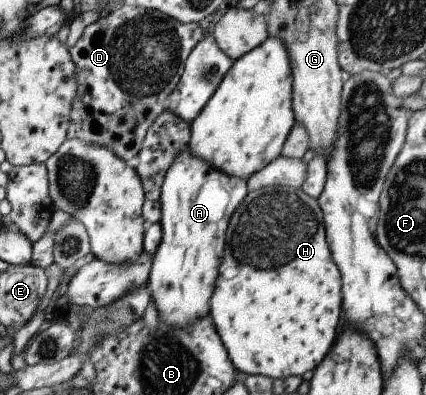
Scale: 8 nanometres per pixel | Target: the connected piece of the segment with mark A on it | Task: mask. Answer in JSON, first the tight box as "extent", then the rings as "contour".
{"extent":[146,147,247,328],"contour":[[[187,147],[178,156],[175,156],[174,162],[167,168],[160,187],[158,224],[161,228],[161,239],[155,253],[151,256],[146,285],[150,301],[154,303],[160,322],[168,326],[183,328],[198,320],[200,316],[208,315],[209,298],[223,255],[225,230],[231,214],[244,200],[244,195],[247,192],[245,180],[214,170],[202,159],[193,156]]]}

